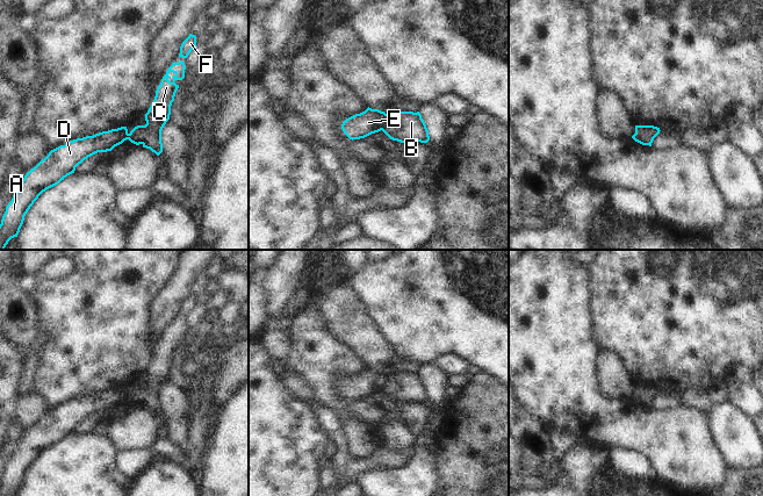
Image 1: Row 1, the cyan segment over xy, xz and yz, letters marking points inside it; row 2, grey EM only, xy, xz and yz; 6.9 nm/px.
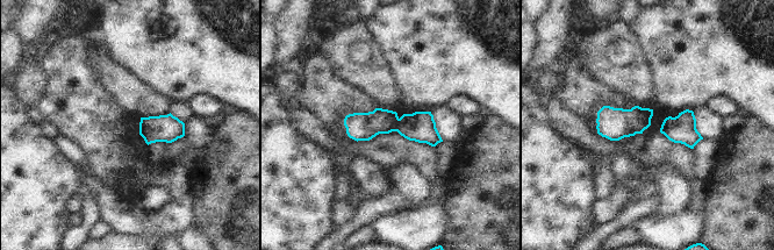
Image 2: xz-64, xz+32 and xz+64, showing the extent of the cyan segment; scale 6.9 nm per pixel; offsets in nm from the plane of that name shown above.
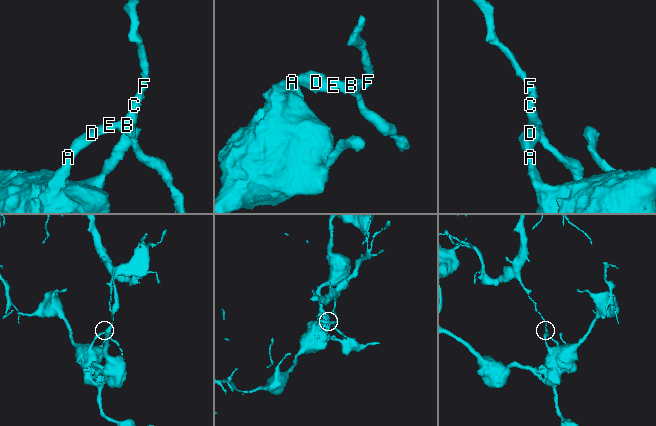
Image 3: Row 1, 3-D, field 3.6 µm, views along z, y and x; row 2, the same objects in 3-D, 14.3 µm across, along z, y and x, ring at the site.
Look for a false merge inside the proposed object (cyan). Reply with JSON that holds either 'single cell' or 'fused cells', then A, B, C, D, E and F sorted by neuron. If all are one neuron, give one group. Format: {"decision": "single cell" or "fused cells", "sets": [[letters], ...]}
{"decision": "fused cells", "sets": [["A", "D", "E"], ["B", "C", "F"]]}

